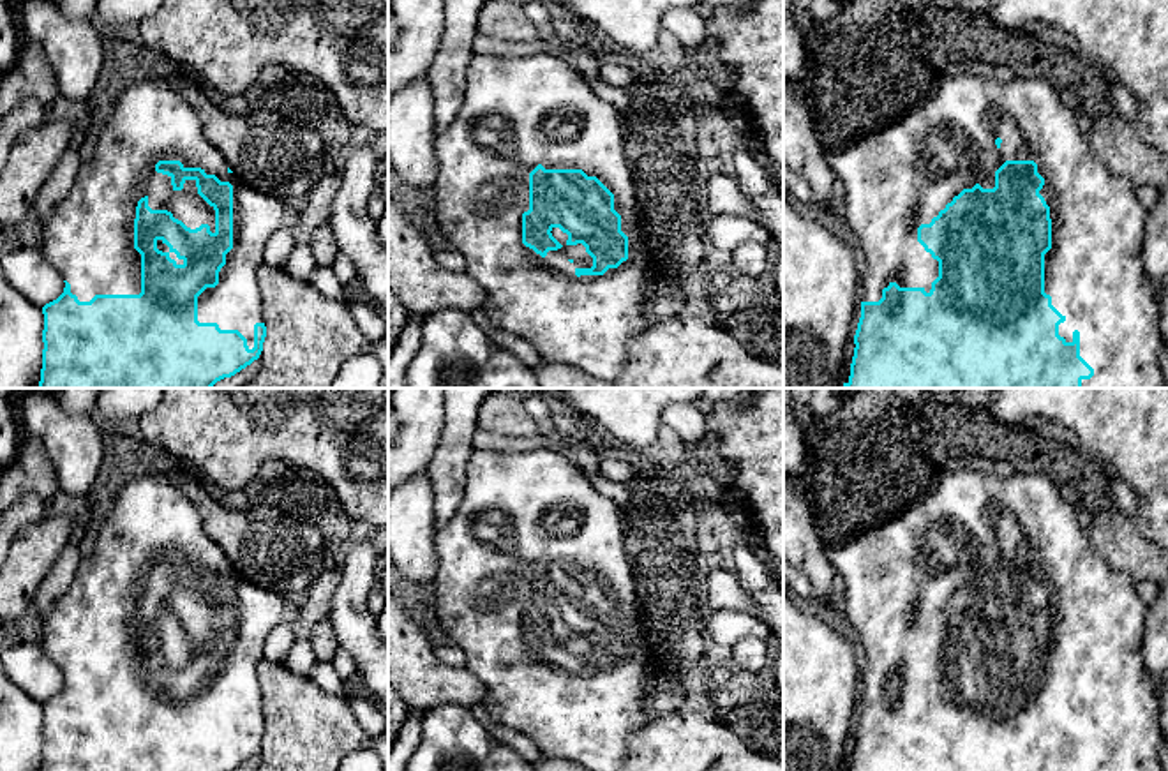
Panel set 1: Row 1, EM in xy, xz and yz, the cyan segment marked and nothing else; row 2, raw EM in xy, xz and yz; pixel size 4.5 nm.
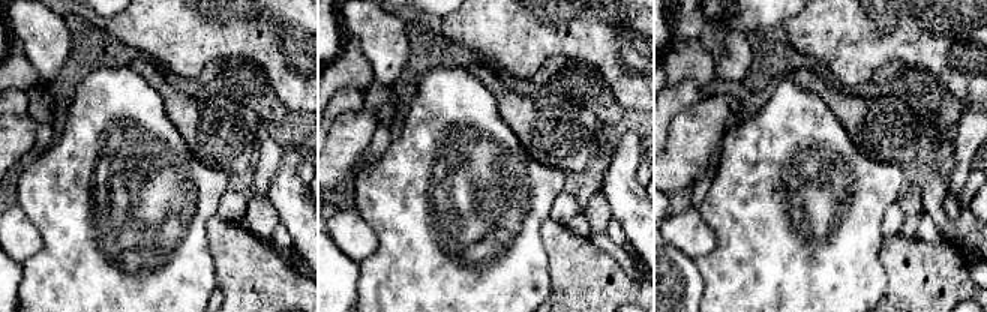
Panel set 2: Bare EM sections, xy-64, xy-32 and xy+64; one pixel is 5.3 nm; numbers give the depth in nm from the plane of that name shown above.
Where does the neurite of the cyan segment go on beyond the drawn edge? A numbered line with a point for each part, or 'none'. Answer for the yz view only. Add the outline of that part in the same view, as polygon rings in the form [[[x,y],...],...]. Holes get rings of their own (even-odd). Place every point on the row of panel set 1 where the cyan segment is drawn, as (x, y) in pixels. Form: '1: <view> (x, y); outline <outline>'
1: yz (900, 177); outline [[[962,74],[955,78],[946,78],[939,86],[937,94],[923,102],[921,106],[909,111],[898,122],[872,132],[870,136],[859,139],[857,143],[829,152],[826,150],[826,159],[835,173],[835,176],[845,187],[845,210],[843,217],[852,229],[854,236],[859,242],[859,247],[865,254],[865,277],[859,282],[861,288],[861,302],[879,302],[882,298],[882,289],[891,282],[896,282],[900,288],[923,288],[926,293],[932,289],[932,282],[939,277],[939,261],[932,258],[930,252],[917,242],[917,228],[921,224],[930,224],[933,217],[939,215],[940,210],[946,208],[947,203],[953,201],[963,189],[972,189],[979,183],[983,189],[995,187],[995,171],[1006,161],[1034,161],[1037,164],[1037,173],[1044,178],[1044,185],[1039,194],[1044,198],[1050,206],[1052,219],[1052,249],[1044,254],[1044,293],[1052,296],[1052,305],[1066,318],[1064,323],[1059,325],[1059,335],[1066,339],[1066,342],[1073,342],[1073,332],[1080,332],[1080,356],[1094,369],[1094,376],[1090,379],[1082,379],[1082,386],[1089,388],[1166,388],[1164,378],[1159,363],[1159,349],[1161,349],[1161,335],[1157,325],[1157,296],[1156,288],[1143,268],[1143,238],[1145,238],[1145,222],[1147,210],[1140,203],[1136,196],[1136,185],[1122,176],[1113,175],[1106,164],[1094,153],[1089,136],[1080,131],[1076,124],[1076,115],[1071,108],[1062,102],[1060,92],[1052,86],[1044,79],[1036,78],[1013,78],[1011,81],[988,79],[974,74]]]

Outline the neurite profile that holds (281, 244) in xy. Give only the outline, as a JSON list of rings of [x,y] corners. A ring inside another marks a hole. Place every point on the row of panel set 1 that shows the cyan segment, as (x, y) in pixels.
[[[281,226],[265,245],[263,263],[282,268],[295,247],[291,229]]]

